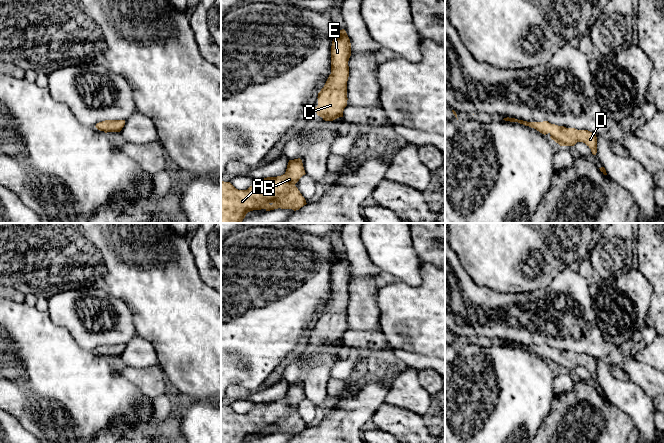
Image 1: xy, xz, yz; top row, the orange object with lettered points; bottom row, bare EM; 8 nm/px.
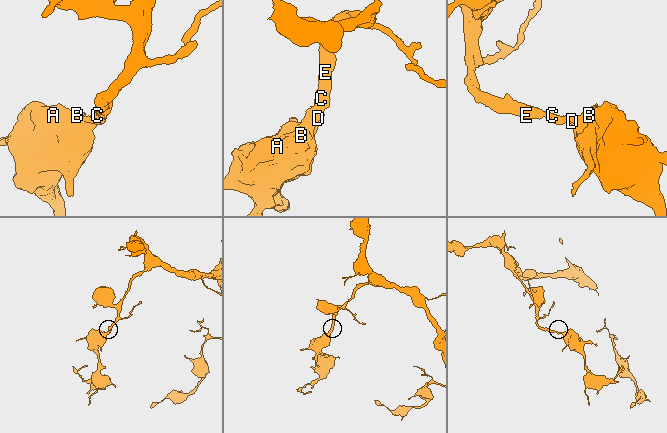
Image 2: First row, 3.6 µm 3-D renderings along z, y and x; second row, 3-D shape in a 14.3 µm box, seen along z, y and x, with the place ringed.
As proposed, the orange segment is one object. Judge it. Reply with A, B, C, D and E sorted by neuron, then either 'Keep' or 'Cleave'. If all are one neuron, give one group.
Groups: A B C D E. Keep

